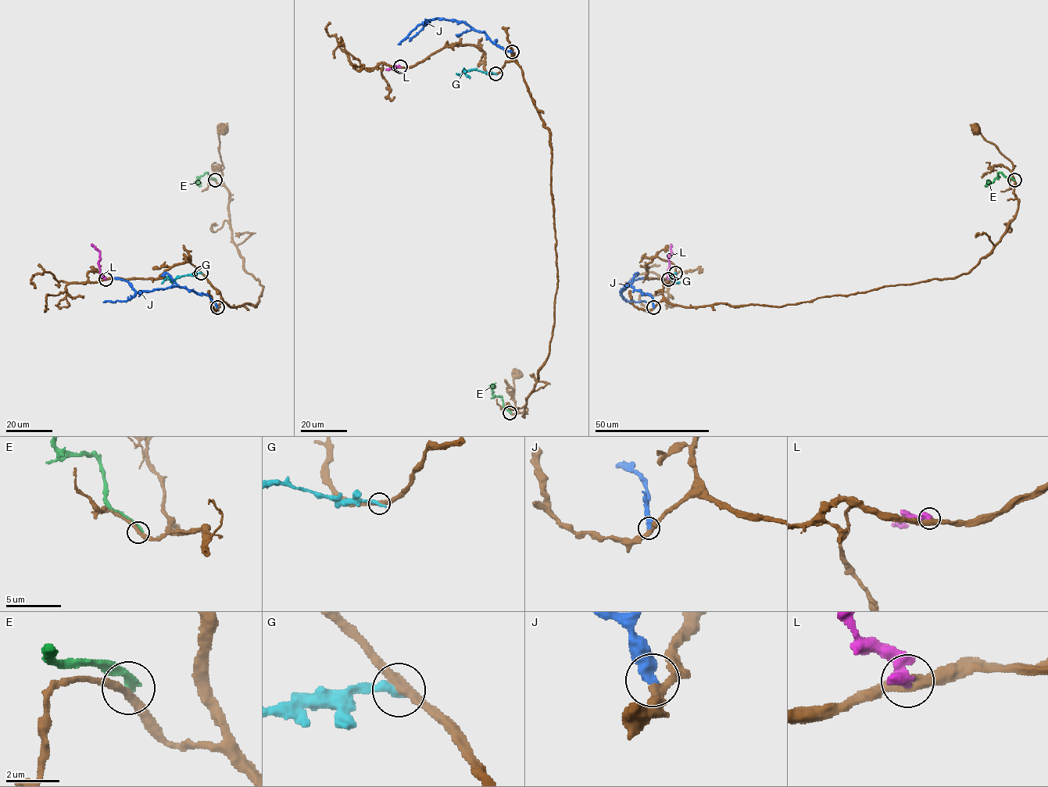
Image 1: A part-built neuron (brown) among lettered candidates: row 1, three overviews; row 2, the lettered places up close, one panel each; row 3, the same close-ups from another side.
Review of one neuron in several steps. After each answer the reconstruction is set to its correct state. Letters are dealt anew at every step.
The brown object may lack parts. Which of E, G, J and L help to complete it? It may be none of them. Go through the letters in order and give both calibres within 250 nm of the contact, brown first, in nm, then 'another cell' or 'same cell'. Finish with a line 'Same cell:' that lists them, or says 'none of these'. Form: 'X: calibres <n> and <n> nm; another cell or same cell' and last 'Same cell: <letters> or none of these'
E: calibres 300 and 300 nm; another cell
G: calibres 360 and 400 nm; another cell
J: calibres 320 and 480 nm; another cell
L: calibres 380 and 500 nm; another cell
Same cell: none of these

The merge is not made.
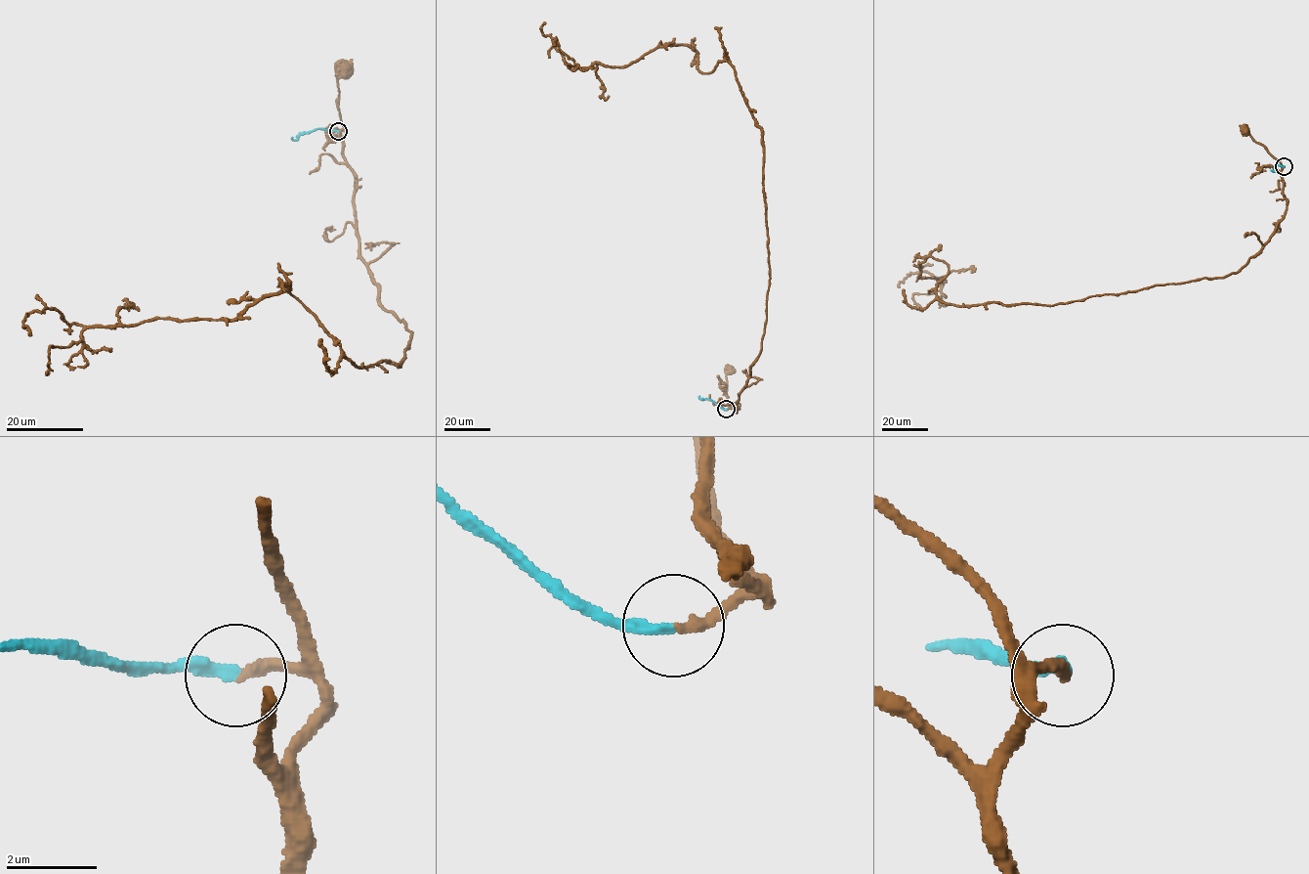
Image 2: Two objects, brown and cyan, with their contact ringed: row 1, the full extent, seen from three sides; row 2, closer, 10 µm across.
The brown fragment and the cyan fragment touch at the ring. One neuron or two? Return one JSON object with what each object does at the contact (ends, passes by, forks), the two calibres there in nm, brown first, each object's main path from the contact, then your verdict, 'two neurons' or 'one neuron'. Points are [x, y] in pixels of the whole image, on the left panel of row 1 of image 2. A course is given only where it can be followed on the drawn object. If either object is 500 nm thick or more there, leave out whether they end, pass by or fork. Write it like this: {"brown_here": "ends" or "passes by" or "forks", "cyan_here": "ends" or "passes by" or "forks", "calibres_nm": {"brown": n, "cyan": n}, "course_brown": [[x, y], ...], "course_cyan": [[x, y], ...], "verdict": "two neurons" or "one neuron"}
{"brown_here": "ends", "cyan_here": "ends", "calibres_nm": {"brown": 240, "cyan": 260}, "course_brown": [[338, 131], [342, 131], [344, 126], [338, 109], [337, 82], [344, 65]], "course_cyan": [[338, 131], [314, 129], [295, 140], [292, 137]], "verdict": "one neuron"}

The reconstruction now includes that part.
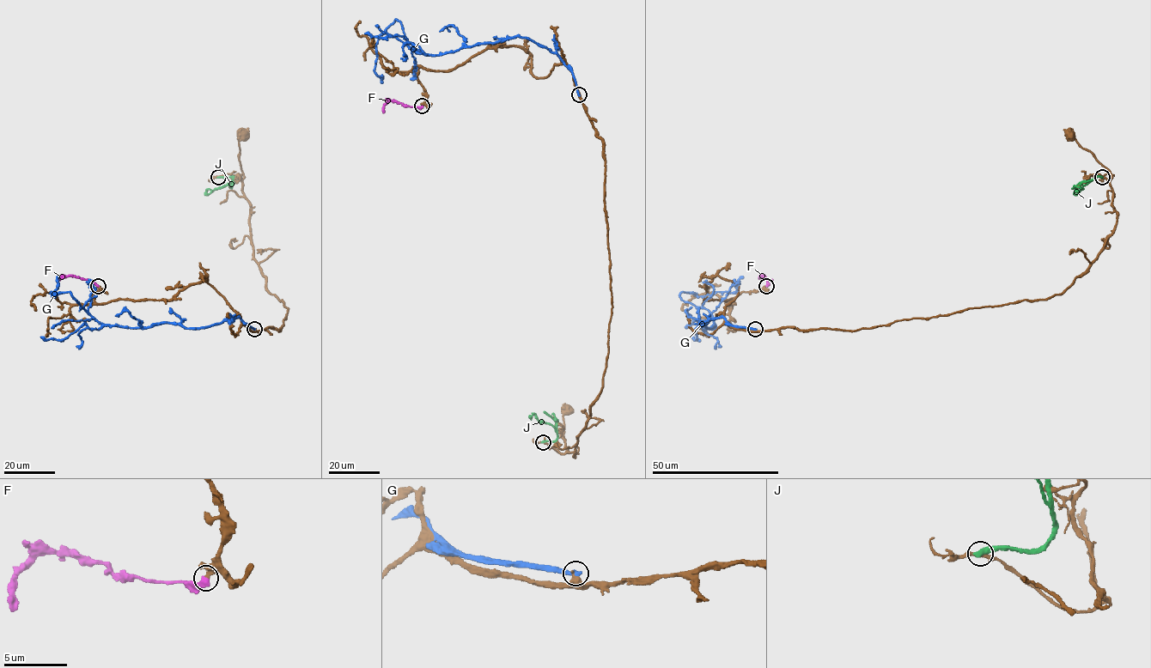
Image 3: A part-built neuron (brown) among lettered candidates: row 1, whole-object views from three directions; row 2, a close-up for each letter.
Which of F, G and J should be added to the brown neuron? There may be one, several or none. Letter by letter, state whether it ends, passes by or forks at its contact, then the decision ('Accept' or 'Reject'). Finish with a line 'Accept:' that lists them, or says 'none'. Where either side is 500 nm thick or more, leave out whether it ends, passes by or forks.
F: It ends there. Accept
G: It ends there. Reject
J: It ends there. Reject
Accept: F

